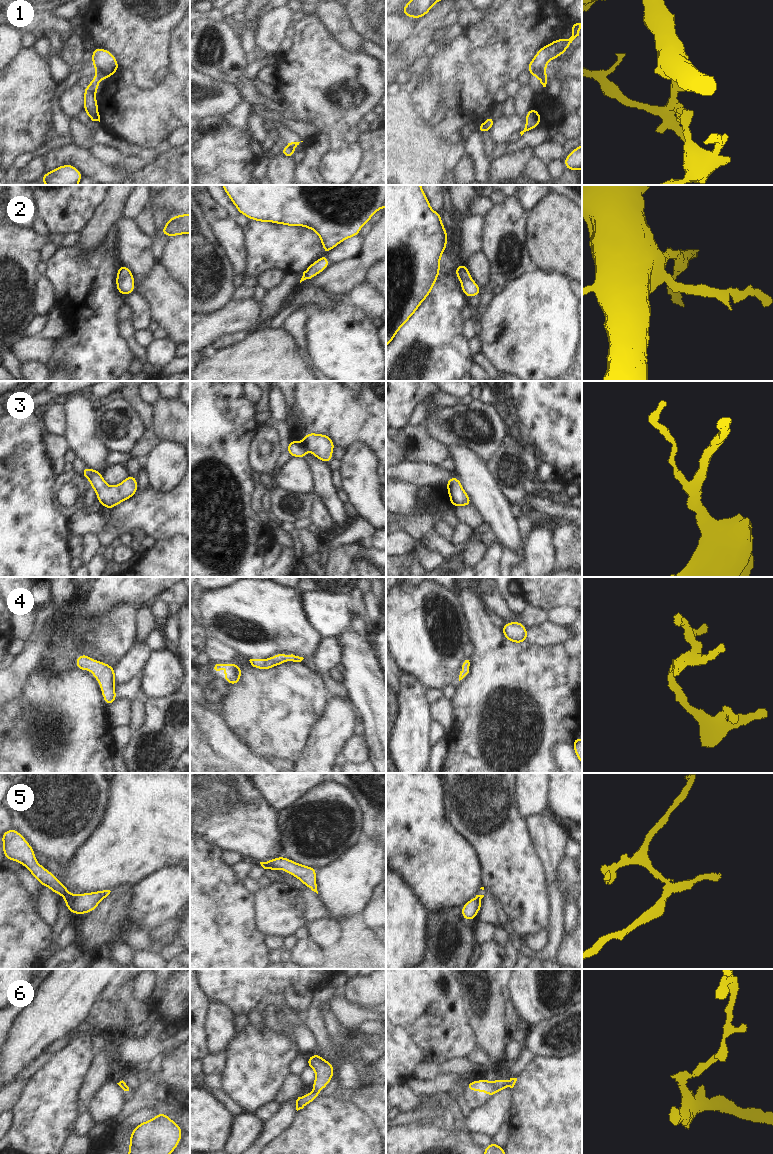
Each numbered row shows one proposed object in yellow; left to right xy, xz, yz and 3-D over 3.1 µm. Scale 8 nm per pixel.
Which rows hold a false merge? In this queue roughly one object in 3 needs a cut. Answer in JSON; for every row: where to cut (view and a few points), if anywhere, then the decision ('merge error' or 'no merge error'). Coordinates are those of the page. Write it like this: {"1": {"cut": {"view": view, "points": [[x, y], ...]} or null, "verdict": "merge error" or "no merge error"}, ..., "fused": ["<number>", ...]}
{"1": {"cut": {"view": "yz", "points": [[545, 73], [539, 79]]}, "verdict": "merge error"}, "2": {"cut": null, "verdict": "no merge error"}, "3": {"cut": null, "verdict": "no merge error"}, "4": {"cut": null, "verdict": "no merge error"}, "5": {"cut": {"view": "xz", "points": [[261, 863], [270, 863], [276, 868]]}, "verdict": "merge error"}, "6": {"cut": null, "verdict": "no merge error"}, "fused": ["1", "5"]}

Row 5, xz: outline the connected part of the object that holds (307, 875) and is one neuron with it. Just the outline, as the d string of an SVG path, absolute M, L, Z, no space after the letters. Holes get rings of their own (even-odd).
M279 856L273 860L260 862L260 864L271 864L274 865L276 869L286 871L288 874L298 878L305 886L318 894L316 868L296 863L291 859L284 858L283 856Z

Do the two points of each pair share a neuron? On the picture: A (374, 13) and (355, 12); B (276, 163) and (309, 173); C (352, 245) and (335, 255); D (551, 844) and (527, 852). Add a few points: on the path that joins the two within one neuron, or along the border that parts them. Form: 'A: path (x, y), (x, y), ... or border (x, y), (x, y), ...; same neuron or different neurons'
A: path (369, 12), (360, 12); same neuron
B: border (296, 165), (293, 174); different neurons
C: path (348, 249), (339, 254); same neuron
D: border (527, 827), (544, 871); different neurons

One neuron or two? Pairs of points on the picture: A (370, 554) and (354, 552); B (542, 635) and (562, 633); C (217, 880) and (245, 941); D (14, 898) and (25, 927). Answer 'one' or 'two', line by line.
A: one
B: one
C: one
D: one

